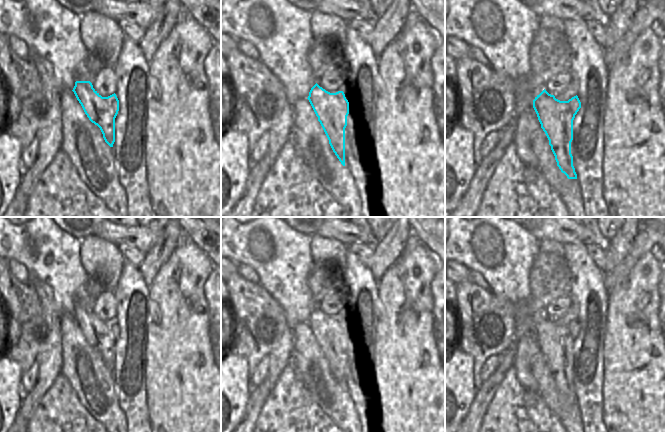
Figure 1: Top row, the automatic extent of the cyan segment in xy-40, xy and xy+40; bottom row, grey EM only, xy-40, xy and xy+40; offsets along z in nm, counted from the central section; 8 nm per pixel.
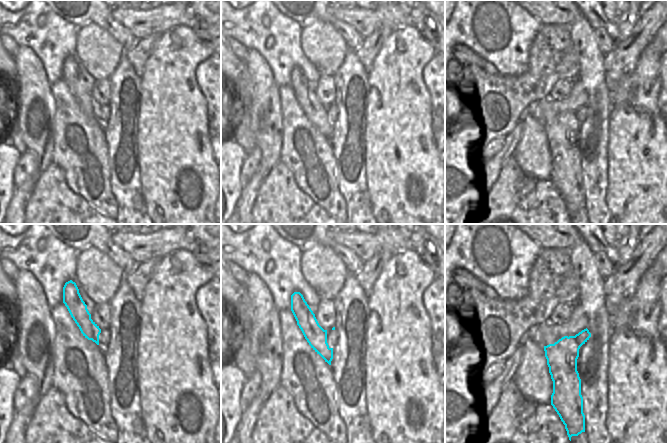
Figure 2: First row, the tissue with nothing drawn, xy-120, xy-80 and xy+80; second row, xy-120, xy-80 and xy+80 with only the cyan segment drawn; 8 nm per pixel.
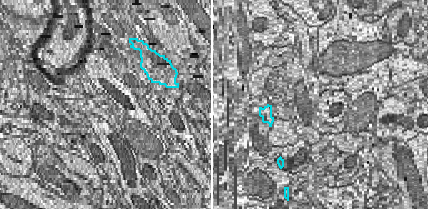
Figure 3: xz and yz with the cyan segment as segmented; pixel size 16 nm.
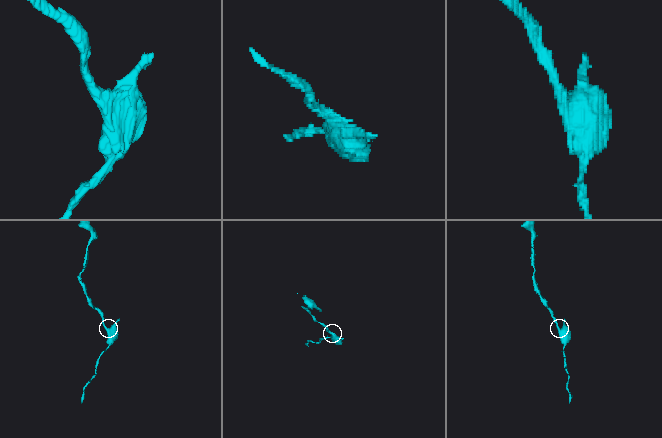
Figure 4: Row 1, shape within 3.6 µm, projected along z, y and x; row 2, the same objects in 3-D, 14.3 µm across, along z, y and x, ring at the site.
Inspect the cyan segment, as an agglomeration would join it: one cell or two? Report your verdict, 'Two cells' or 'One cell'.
Two cells

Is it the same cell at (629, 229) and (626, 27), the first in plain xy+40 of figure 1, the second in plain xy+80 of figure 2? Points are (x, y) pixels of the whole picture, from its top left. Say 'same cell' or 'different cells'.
same cell

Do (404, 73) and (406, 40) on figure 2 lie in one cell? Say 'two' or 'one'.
one

